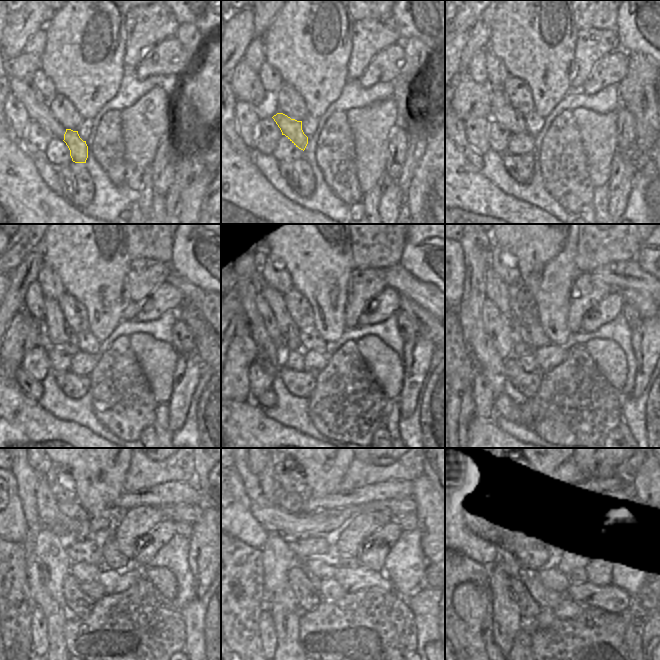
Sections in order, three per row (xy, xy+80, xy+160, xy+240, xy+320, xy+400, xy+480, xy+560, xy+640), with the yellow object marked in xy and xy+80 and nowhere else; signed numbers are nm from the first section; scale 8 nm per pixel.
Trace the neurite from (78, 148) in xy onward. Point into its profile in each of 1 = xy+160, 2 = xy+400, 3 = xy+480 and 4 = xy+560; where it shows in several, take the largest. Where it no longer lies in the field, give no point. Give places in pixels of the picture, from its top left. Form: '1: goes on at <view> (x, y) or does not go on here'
1: goes on at xy+160 (503, 113)
2: goes on at xy+400 (496, 290)
3: goes on at xy+480 (47, 506)
4: goes on at xy+560 (271, 490)

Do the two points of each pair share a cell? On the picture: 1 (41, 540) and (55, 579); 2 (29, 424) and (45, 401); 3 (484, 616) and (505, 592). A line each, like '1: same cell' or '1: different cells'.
1: same cell
2: different cells
3: different cells

